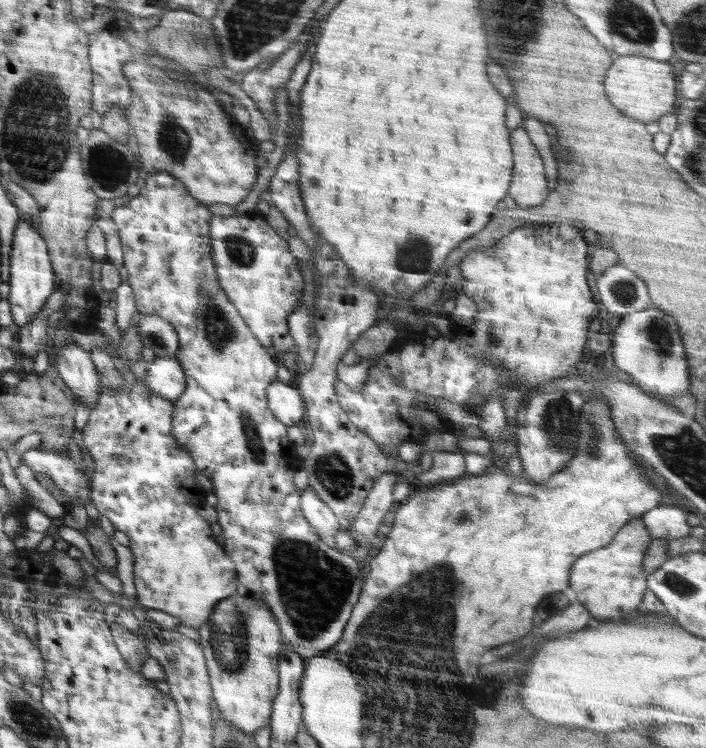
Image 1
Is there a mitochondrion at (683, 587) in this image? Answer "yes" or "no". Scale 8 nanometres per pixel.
yes

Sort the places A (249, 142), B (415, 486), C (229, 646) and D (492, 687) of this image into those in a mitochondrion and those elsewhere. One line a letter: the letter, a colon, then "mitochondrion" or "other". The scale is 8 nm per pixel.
A: other
B: other
C: mitochondrion
D: mitochondrion

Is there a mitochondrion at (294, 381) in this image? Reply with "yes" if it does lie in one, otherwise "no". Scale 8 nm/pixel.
no

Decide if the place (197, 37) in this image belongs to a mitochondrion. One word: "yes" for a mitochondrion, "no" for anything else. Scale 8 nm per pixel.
yes

